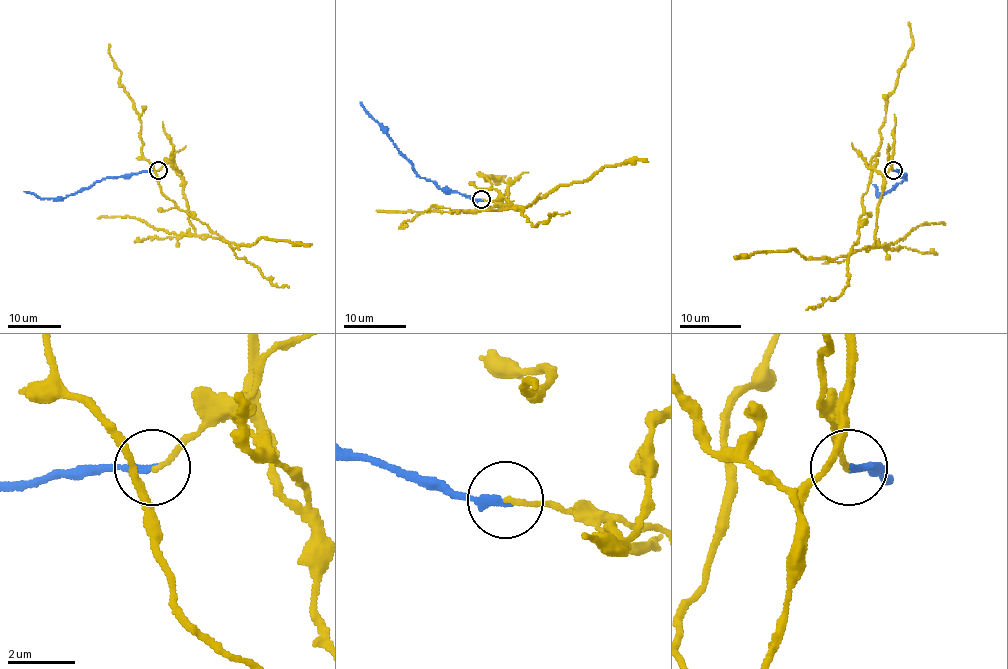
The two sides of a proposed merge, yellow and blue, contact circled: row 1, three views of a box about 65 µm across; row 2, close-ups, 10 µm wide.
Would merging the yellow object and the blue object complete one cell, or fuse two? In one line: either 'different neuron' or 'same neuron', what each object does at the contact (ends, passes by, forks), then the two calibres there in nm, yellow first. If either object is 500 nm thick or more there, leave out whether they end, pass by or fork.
different neuron; yellow ends there; blue ends there; 130 nm thick on the yellow side, 220 nm on the other

